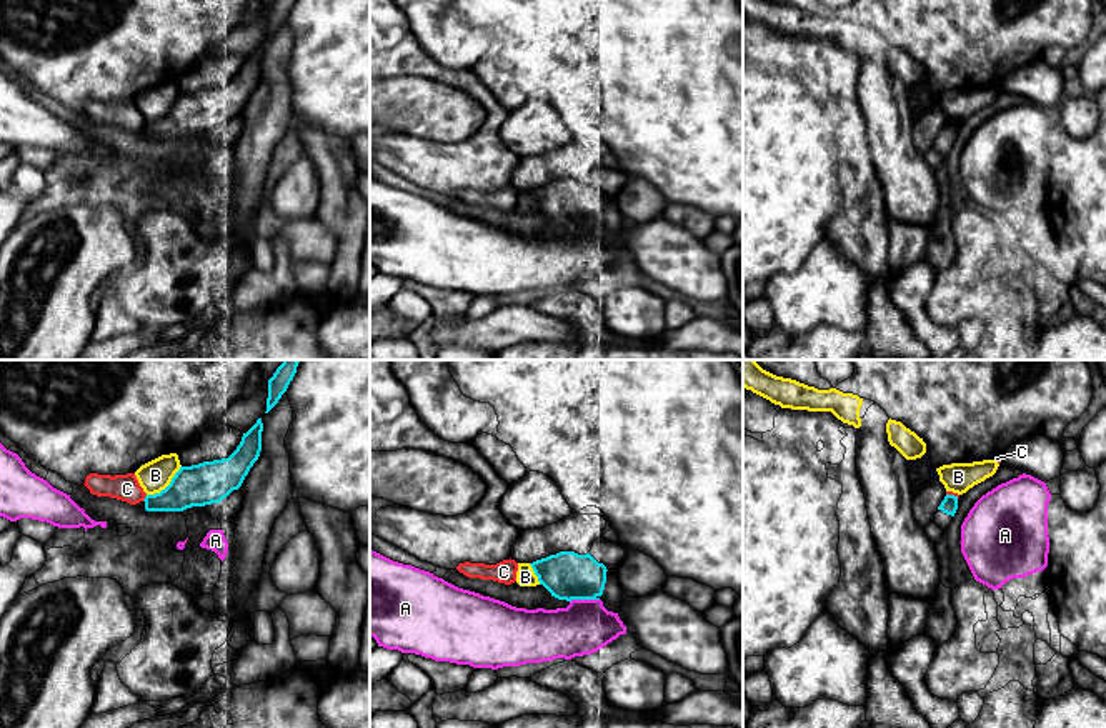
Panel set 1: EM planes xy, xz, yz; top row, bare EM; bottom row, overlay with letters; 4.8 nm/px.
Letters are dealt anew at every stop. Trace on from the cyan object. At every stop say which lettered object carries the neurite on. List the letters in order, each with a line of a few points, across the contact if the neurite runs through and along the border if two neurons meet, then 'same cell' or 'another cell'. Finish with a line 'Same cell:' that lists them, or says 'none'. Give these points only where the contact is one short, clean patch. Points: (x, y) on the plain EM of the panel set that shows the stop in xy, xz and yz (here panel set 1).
A: another cell
B: line xy (180, 92), (164, 115), (147, 122); another cell
C: line xy (147, 122), (142, 127); another cell
Same cell: none

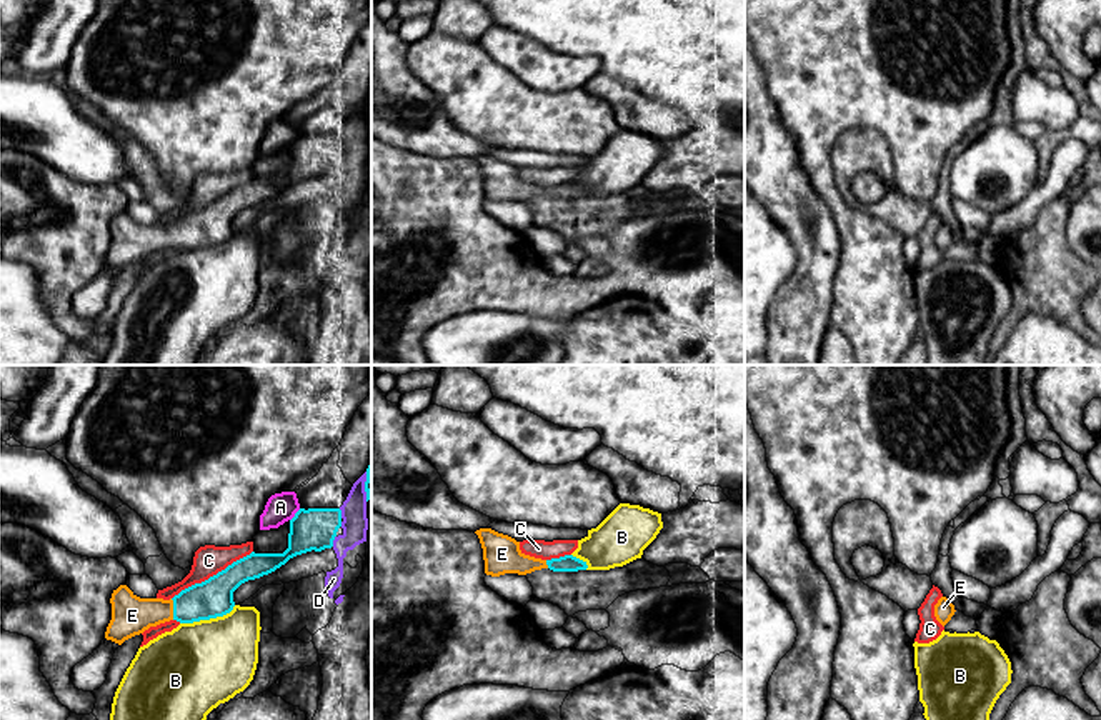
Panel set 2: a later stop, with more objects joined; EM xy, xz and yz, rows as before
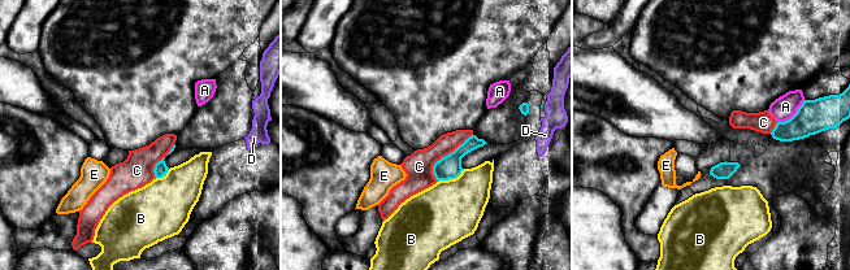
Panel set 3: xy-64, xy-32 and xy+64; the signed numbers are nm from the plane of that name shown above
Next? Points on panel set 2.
A: line xy (300, 135), (290, 147); another cell
B: line xy (235, 232), (222, 242), (180, 250); another cell
C: another cell
D: another cell
E: same cell
Same cell: E

